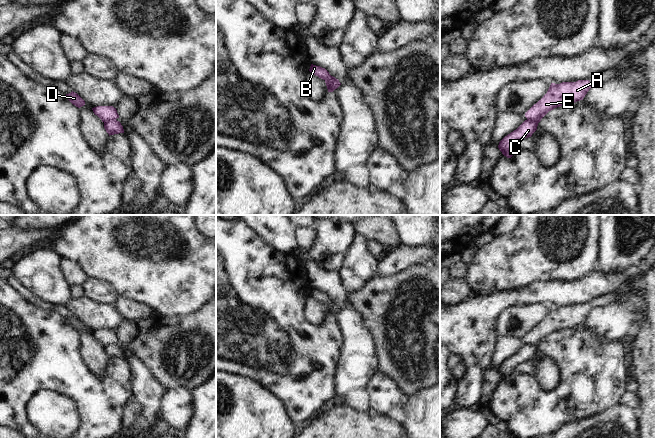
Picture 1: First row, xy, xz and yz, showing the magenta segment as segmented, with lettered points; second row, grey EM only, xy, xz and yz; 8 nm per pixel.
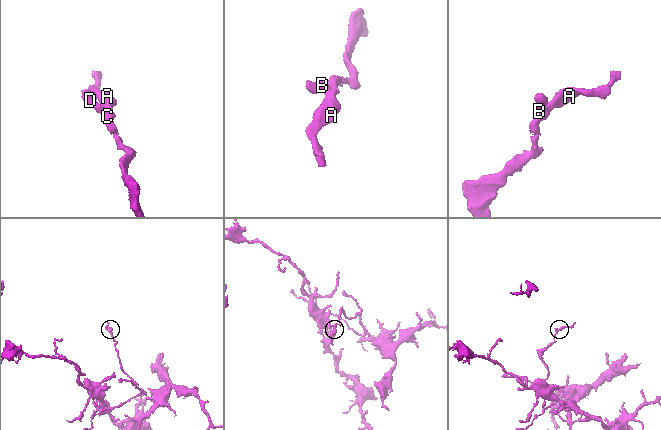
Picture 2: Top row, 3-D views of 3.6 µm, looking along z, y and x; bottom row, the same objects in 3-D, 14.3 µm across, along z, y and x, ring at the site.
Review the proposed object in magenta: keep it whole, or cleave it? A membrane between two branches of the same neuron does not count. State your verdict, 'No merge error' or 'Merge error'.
Merge error.

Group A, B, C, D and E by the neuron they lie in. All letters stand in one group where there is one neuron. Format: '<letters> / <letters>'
A E / B C D

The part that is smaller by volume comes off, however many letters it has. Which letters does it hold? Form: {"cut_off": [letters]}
{"cut_off": ["A", "E"]}

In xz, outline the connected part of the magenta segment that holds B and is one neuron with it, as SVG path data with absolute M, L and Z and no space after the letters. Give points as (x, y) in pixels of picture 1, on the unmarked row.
M311 288L309 295L323 304L331 304L335 313L341 309L341 307L338 306L335 301L331 300L325 292Z

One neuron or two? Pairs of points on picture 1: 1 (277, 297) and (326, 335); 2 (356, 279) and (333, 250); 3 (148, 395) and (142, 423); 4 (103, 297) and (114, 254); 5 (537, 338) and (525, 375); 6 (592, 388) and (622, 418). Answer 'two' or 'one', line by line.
1: one
2: two
3: one
4: two
5: two
6: two

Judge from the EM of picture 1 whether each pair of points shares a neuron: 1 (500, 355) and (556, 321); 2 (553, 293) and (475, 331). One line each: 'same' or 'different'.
1: same
2: same

